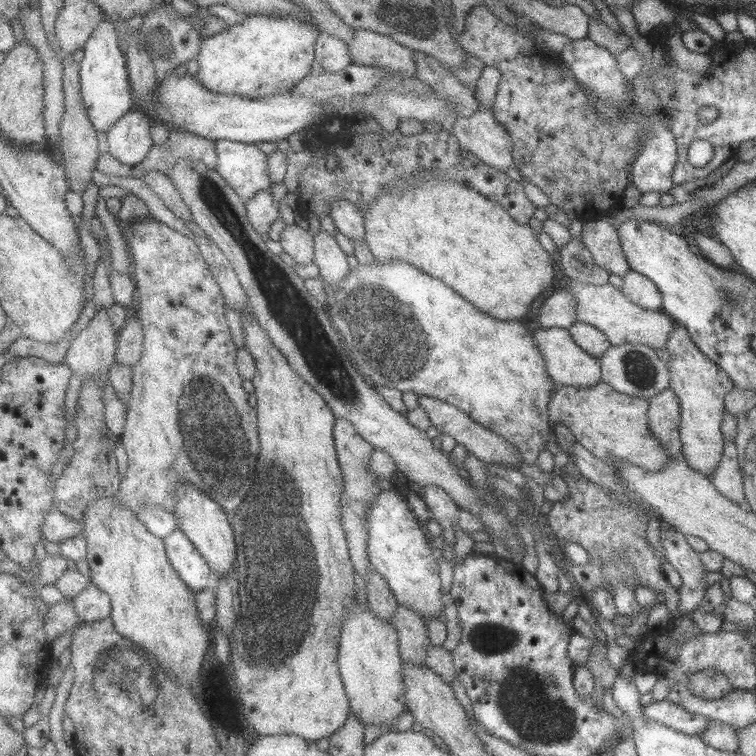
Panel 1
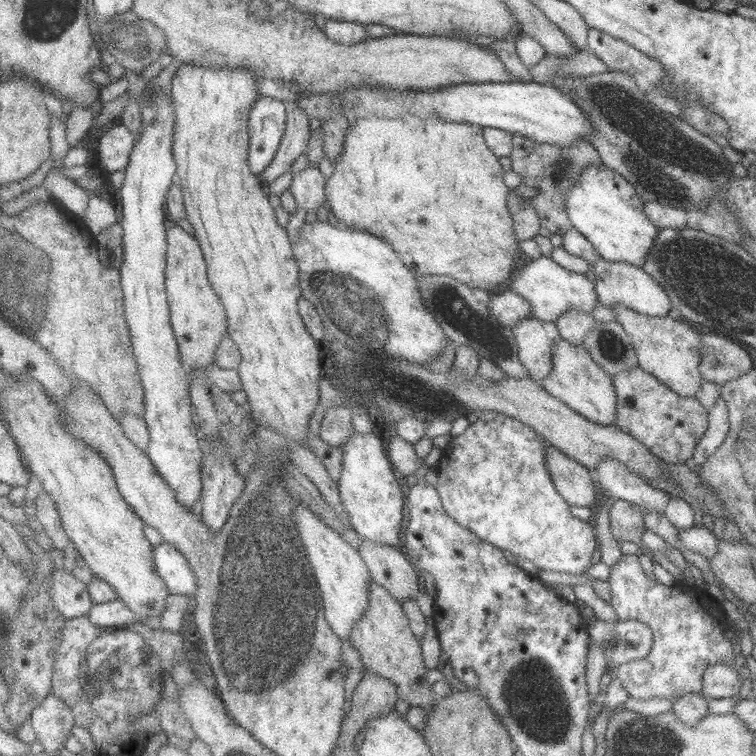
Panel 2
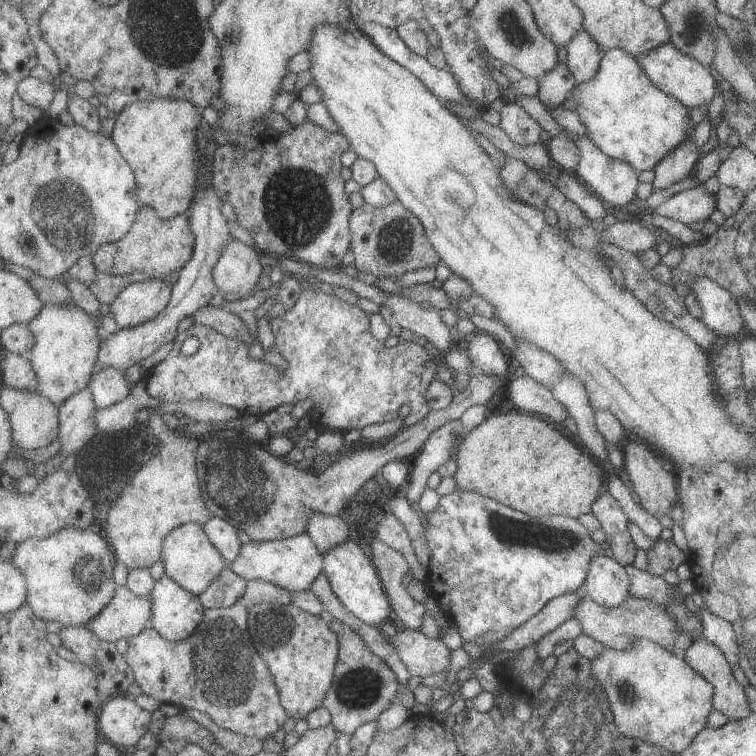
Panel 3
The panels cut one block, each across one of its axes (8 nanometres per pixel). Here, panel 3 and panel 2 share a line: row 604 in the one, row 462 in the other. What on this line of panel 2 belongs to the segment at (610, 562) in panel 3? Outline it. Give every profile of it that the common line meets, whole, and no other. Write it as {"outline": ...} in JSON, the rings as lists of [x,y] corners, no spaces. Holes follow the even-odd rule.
{"outline":[[[607,458],[599,462],[592,473],[598,487],[606,489],[616,499],[641,506],[648,512],[665,514],[672,494],[653,487],[641,476],[628,470],[619,460]]]}

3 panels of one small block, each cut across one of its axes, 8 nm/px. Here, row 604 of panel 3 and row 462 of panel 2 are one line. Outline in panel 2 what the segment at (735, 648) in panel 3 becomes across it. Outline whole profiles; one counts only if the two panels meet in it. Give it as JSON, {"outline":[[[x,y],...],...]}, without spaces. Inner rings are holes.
{"outline":[[[720,396],[720,399],[716,400],[714,407],[709,411],[708,428],[693,454],[693,459],[698,464],[695,471],[700,470],[701,466],[722,446],[729,430],[729,411],[726,401]]]}

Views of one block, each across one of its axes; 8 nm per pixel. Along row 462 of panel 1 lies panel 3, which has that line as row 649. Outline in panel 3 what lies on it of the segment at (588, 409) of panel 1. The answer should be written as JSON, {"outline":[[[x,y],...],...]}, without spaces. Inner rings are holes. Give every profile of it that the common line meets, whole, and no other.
{"outline":[[[635,639],[632,648],[627,651],[607,648],[590,662],[593,677],[606,694],[611,717],[624,736],[661,746],[671,753],[681,753],[691,745],[694,737],[707,727],[708,716],[715,710],[715,688],[701,677],[682,655],[670,652],[648,639]]]}

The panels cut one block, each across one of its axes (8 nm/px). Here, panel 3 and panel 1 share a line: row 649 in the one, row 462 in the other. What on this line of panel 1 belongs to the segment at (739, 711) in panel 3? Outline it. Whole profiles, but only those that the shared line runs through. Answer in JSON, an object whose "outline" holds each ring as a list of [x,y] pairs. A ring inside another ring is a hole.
{"outline":[[[678,325],[669,335],[666,349],[670,355],[670,388],[680,400],[681,457],[688,461],[692,469],[710,476],[720,465],[724,453],[722,419],[725,412],[725,397],[735,385],[720,366],[698,349],[684,326]]]}

